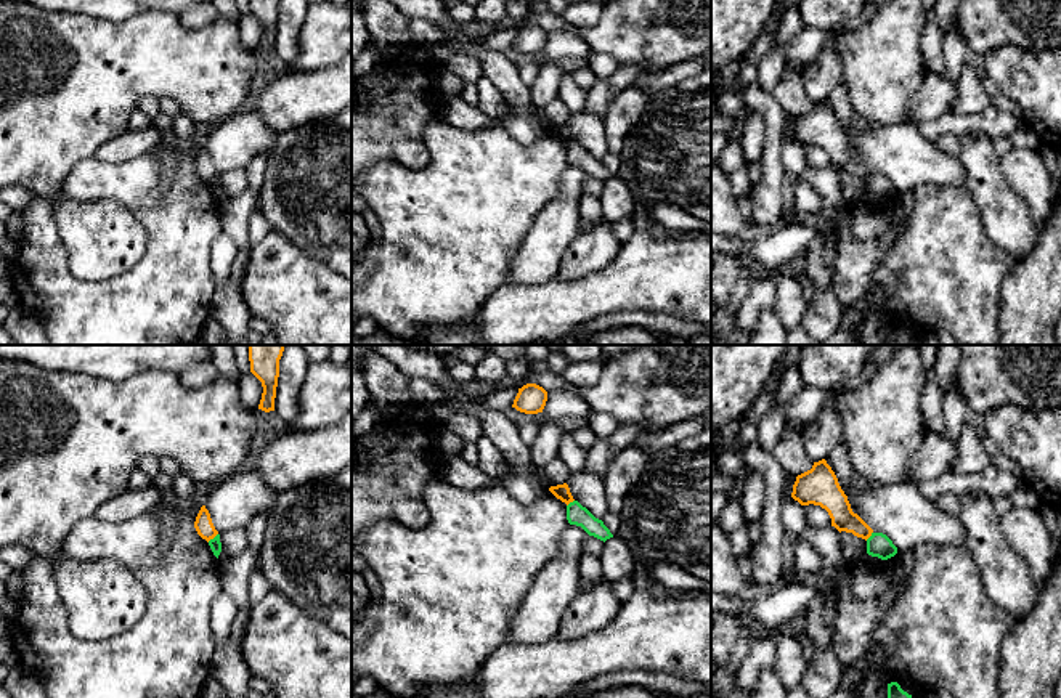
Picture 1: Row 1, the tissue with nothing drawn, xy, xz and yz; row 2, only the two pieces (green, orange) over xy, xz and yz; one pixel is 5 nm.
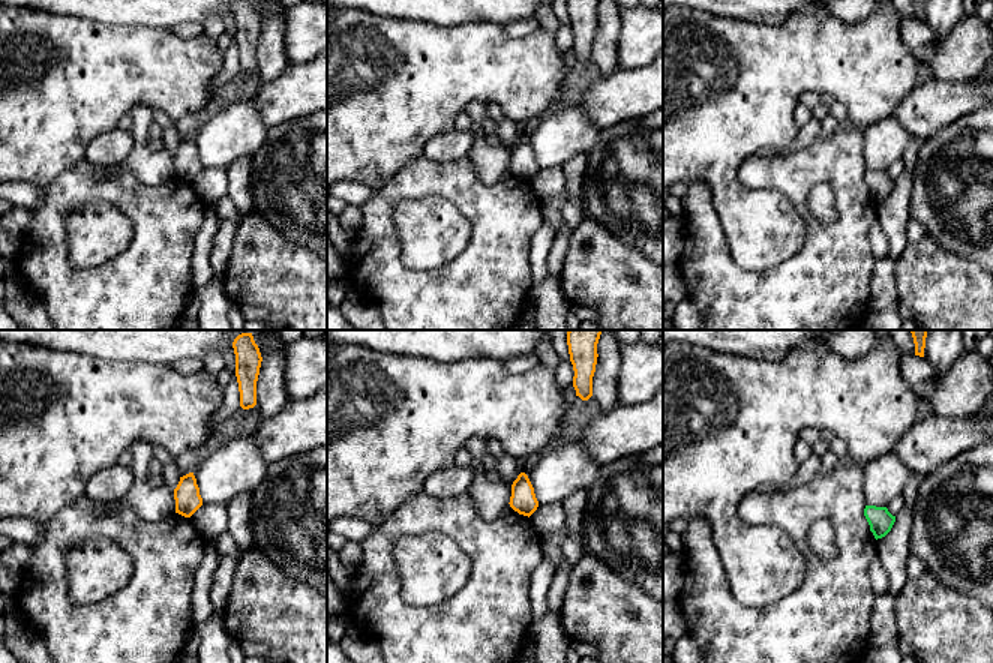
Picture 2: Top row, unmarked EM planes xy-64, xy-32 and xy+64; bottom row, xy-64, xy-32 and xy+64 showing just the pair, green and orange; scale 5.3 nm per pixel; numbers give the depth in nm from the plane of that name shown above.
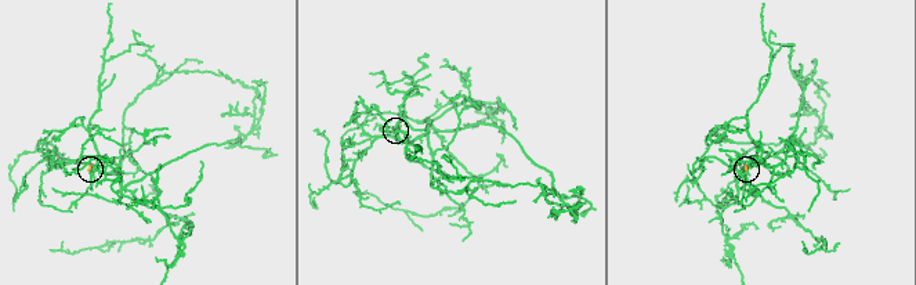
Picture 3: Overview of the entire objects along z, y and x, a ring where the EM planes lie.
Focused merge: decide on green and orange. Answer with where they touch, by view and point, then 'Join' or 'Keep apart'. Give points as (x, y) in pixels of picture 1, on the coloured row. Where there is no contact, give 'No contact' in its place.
Touches green at xy (214, 538). Keep apart

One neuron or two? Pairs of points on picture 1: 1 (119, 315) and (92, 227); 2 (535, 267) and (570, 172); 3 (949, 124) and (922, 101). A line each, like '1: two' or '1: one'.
1: two
2: one
3: two

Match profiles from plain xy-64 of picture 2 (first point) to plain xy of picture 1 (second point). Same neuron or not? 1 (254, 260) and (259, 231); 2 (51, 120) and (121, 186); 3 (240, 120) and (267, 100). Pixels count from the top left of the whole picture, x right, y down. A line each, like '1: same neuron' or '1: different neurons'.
1: different neurons
2: different neurons
3: different neurons

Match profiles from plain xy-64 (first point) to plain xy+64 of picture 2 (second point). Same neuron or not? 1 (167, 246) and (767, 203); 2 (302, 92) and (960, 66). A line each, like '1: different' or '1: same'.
1: different
2: different

